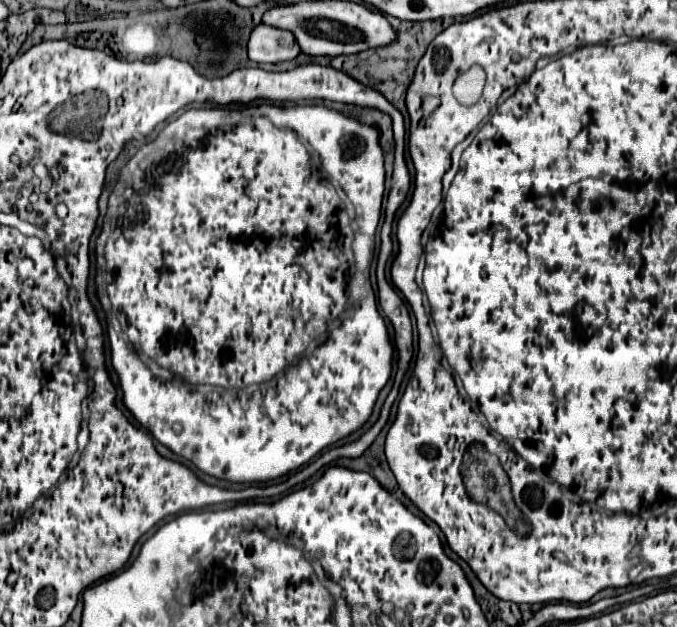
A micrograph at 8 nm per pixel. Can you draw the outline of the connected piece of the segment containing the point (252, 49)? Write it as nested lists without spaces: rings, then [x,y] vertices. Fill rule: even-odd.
[[[268,24],[256,26],[248,42],[248,56],[252,62],[276,64],[284,60],[294,60],[300,52],[302,50],[292,32]]]

